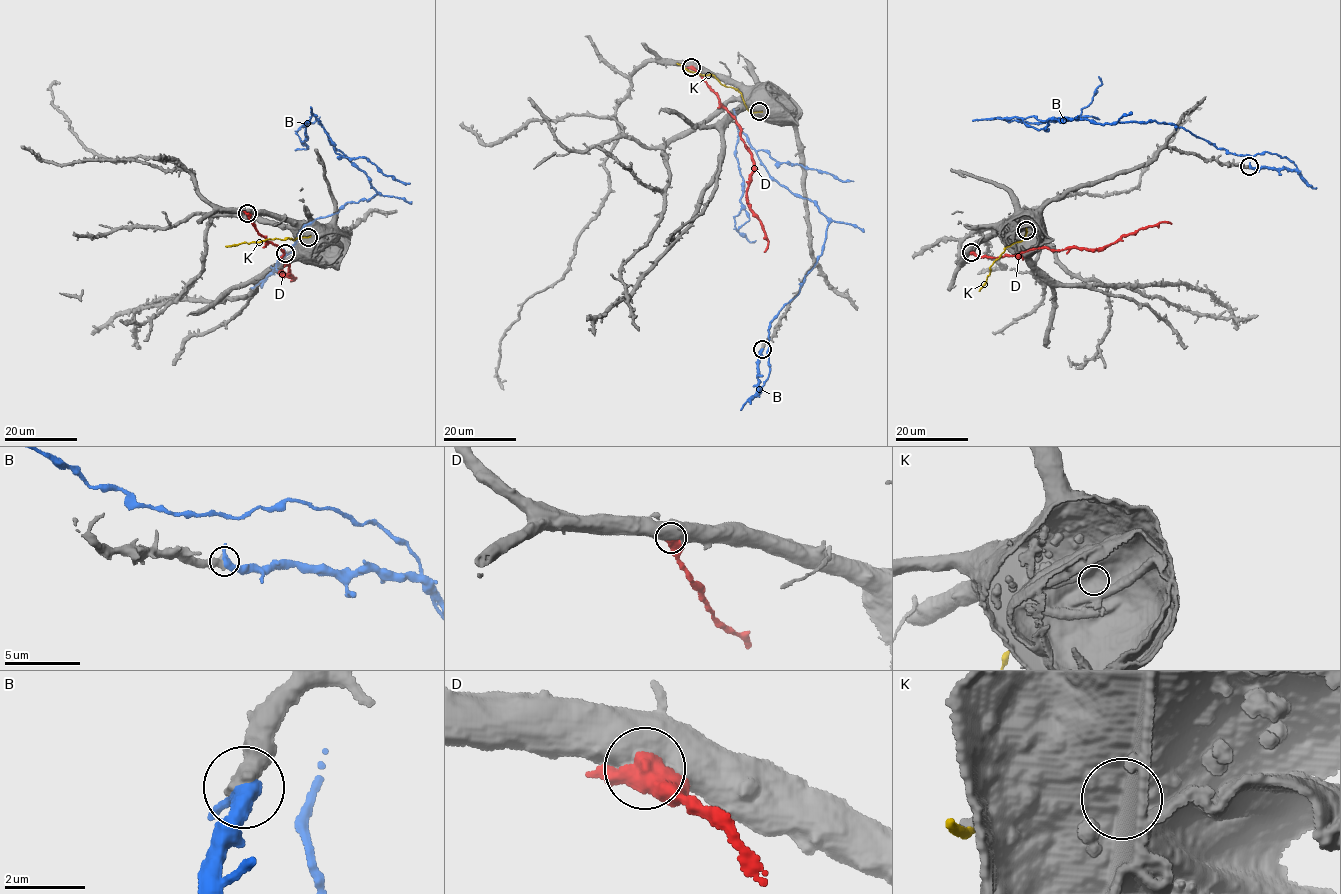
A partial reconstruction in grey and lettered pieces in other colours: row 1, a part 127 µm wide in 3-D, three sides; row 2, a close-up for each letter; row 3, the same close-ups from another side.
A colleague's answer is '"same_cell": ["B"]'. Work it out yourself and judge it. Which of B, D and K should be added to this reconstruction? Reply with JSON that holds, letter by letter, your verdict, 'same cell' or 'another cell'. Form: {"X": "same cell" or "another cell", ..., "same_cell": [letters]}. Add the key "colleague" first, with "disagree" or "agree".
{"colleague": "agree", "B": "same cell", "D": "another cell", "K": "another cell", "same_cell": ["B"]}

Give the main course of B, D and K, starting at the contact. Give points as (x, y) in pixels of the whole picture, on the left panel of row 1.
B: (286, 253), (303, 227), (378, 192), (313, 114), (302, 143), (296, 131), (320, 116)
D: (248, 213), (256, 231), (280, 248), (289, 271), (284, 277), (278, 272), (295, 277), (290, 281)
K: (307, 237), (225, 246)

